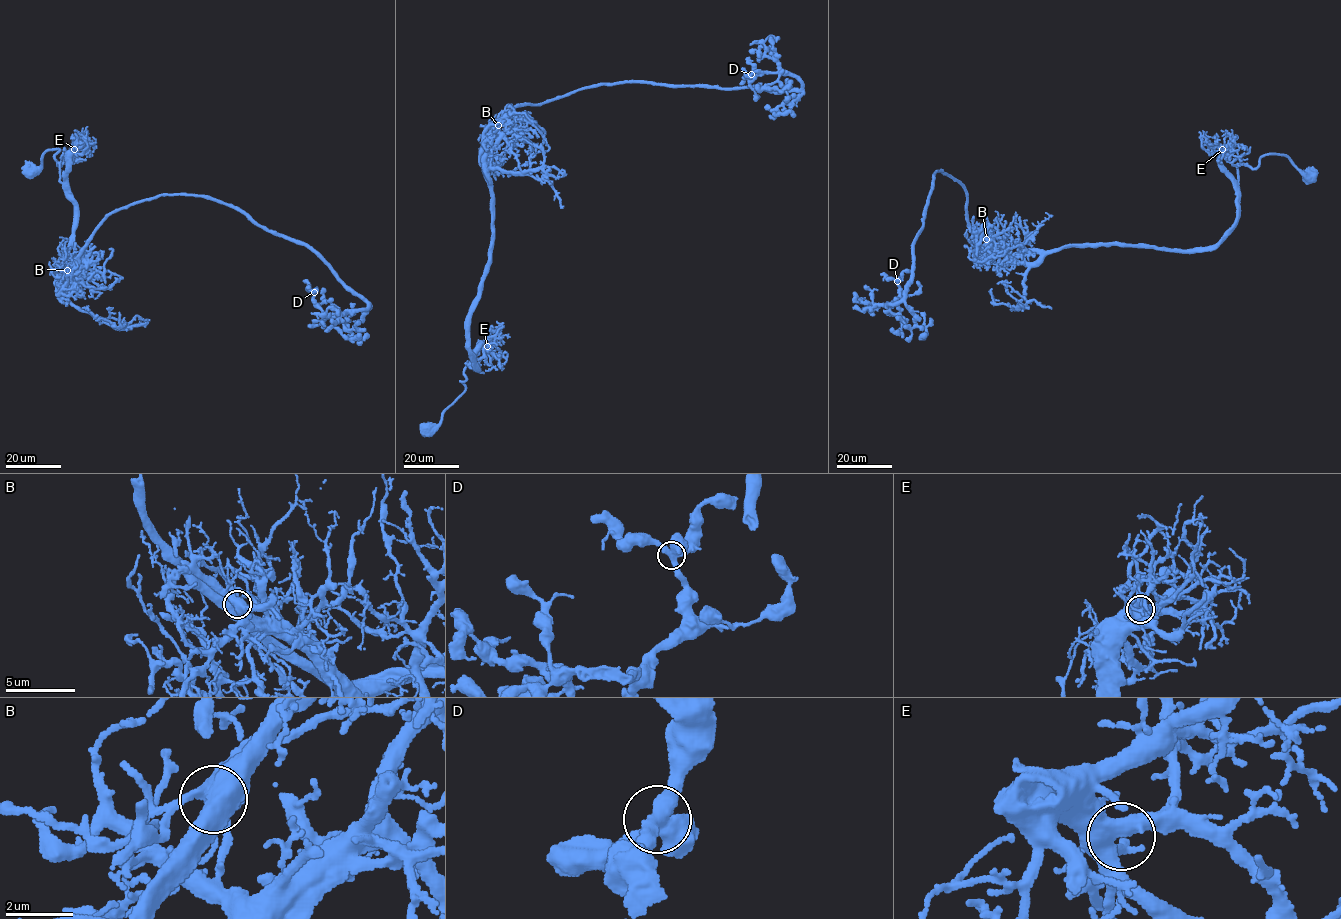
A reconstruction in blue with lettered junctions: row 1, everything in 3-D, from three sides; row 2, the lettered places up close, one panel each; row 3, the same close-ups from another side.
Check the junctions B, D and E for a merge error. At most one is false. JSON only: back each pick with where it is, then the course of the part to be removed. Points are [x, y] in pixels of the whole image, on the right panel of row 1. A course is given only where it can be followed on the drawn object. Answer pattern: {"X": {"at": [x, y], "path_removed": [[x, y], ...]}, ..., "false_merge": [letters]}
{"B": {"at": [986, 239], "path_removed": [[986, 239], [979, 231], [974, 233], [980, 245], [998, 245], [998, 230]]}, "false_merge": ["B"]}

